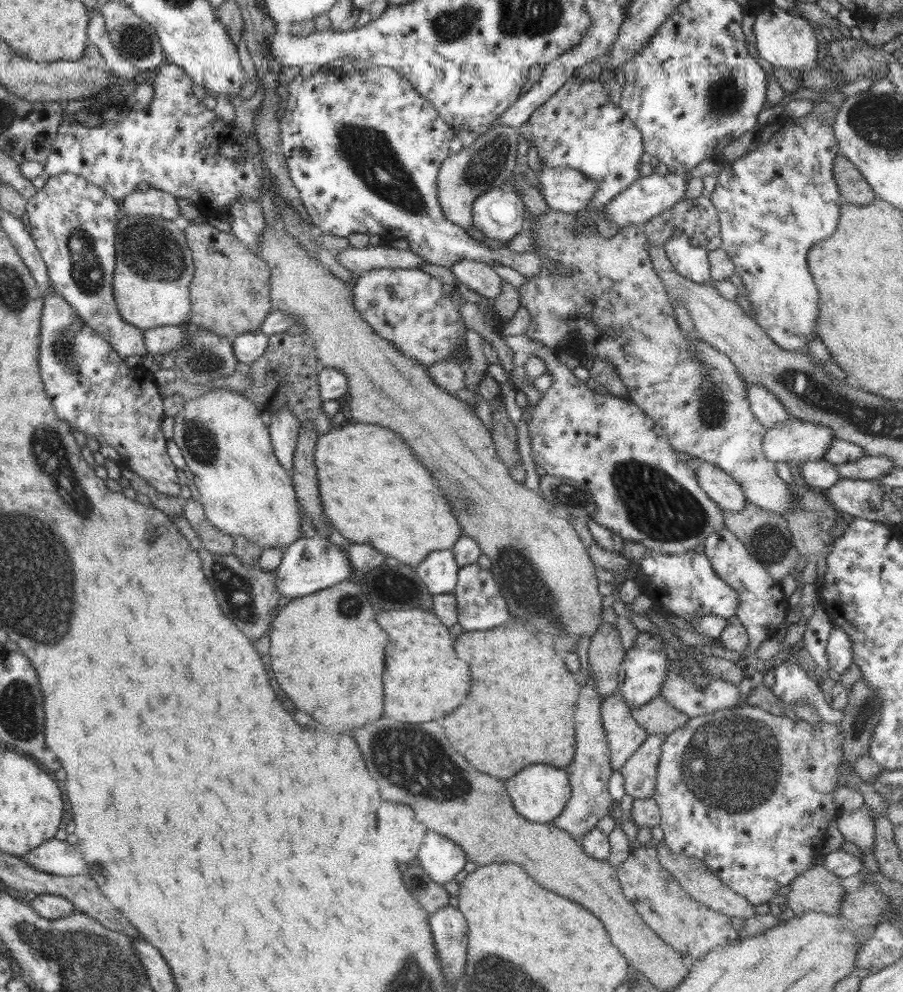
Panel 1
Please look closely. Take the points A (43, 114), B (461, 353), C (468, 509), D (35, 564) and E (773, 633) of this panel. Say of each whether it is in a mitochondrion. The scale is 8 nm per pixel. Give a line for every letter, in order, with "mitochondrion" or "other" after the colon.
A: other
B: other
C: mitochondrion
D: mitochondrion
E: other

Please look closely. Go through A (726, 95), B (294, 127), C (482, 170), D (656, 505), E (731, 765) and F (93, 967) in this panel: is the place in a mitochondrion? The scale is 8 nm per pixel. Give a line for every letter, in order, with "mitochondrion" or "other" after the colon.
A: mitochondrion
B: other
C: mitochondrion
D: mitochondrion
E: mitochondrion
F: mitochondrion

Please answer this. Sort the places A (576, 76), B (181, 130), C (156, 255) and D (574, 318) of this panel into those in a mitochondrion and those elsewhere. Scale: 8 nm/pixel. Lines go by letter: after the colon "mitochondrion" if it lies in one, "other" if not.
A: other
B: other
C: mitochondrion
D: other

